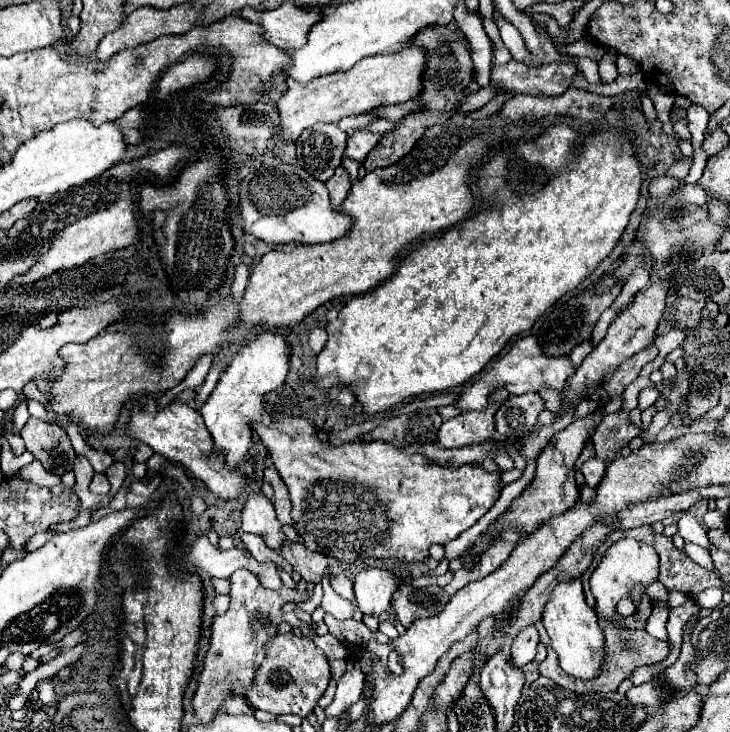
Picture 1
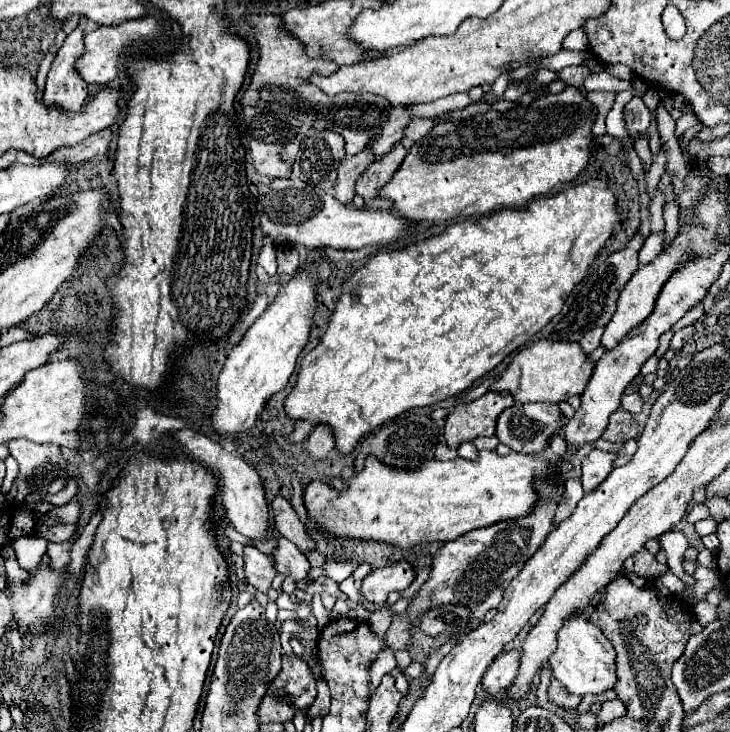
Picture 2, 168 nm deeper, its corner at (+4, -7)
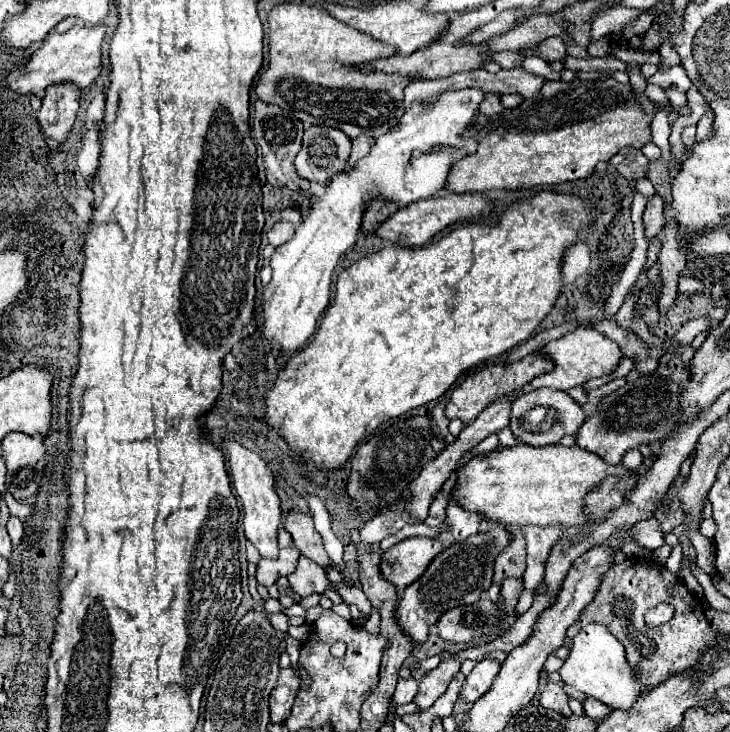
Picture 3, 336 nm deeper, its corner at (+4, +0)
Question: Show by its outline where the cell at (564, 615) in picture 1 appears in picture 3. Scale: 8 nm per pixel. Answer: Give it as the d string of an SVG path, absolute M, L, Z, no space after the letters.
M588 624L582 628L580 634L574 636L570 656L558 674L560 674L562 682L574 686L588 698L596 698L596 700L608 704L608 708L612 708L612 710L616 710L616 708L628 710L640 696L644 696L648 692L646 686L640 682L638 672L628 666L624 646L602 624Z

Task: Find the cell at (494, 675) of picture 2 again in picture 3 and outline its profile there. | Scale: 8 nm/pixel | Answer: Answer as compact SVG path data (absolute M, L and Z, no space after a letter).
M482 660L482 662L478 662L474 666L474 670L466 676L466 682L460 688L458 698L462 702L468 702L468 704L476 702L482 694L486 694L490 690L490 686L492 686L498 670L500 670L500 664L494 662L494 660Z

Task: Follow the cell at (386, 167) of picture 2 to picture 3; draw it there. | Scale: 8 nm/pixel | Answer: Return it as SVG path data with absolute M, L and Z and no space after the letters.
M372 200L372 204L368 206L366 214L364 214L364 222L362 222L362 234L364 238L374 238L374 232L378 230L378 226L390 218L394 214L398 206L396 204L386 204L384 200Z

